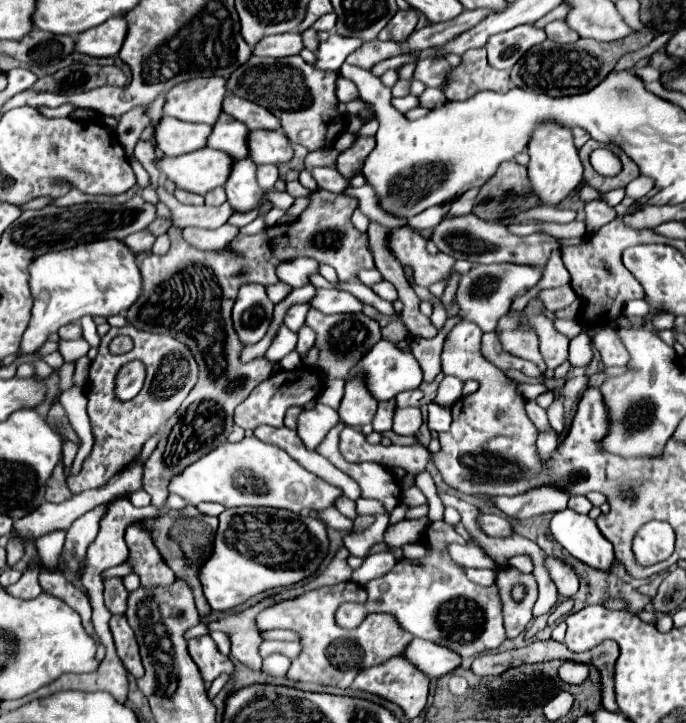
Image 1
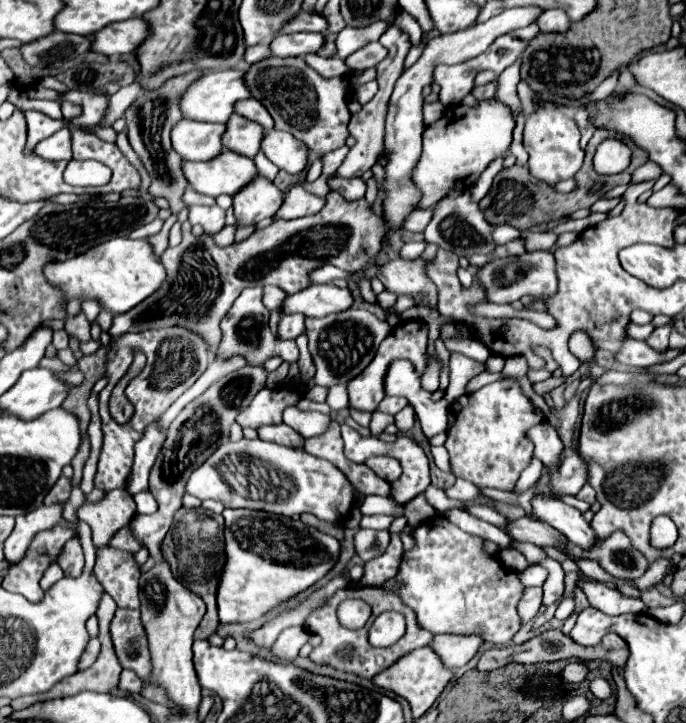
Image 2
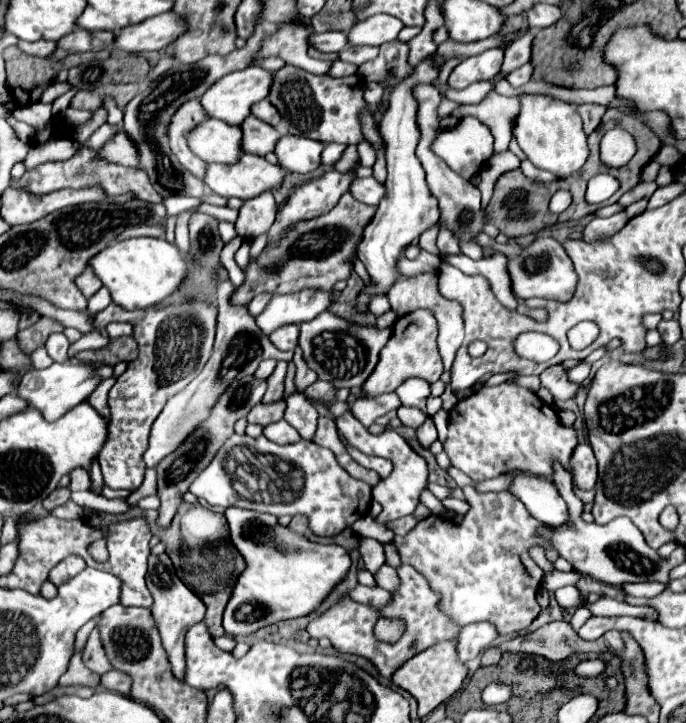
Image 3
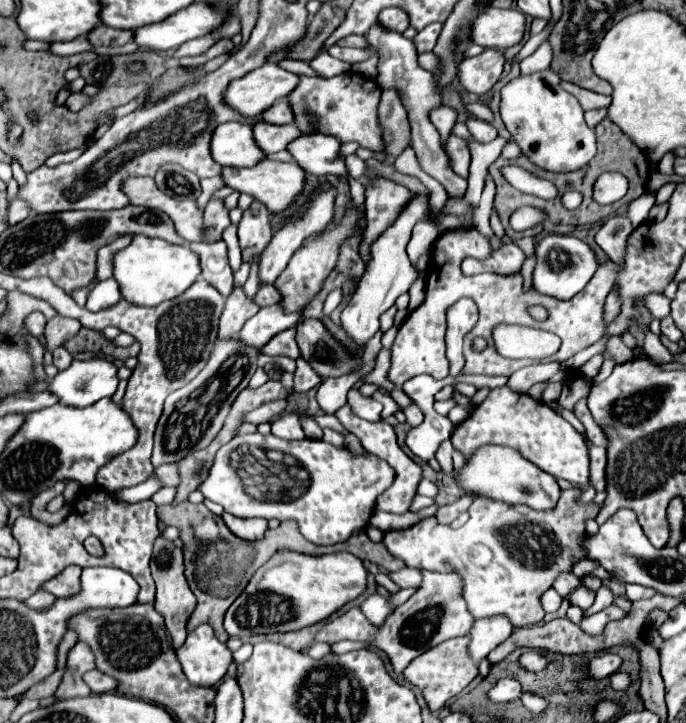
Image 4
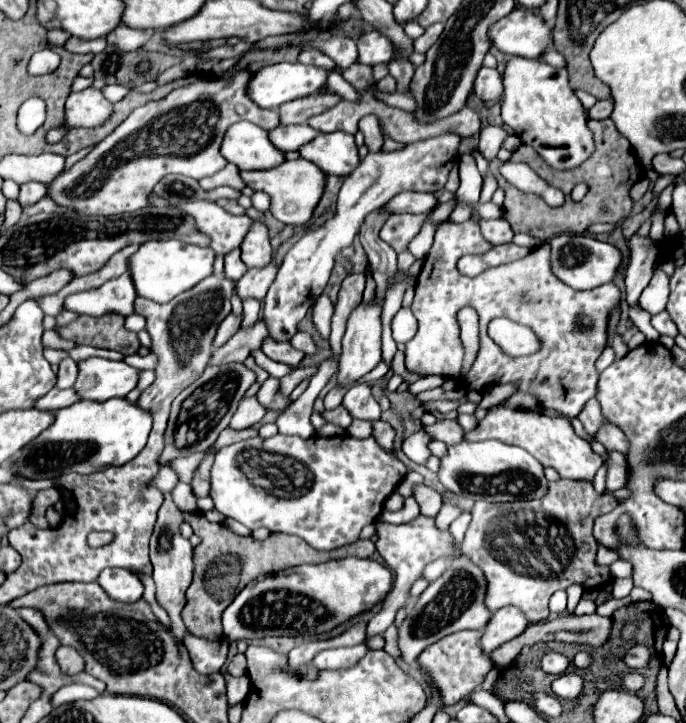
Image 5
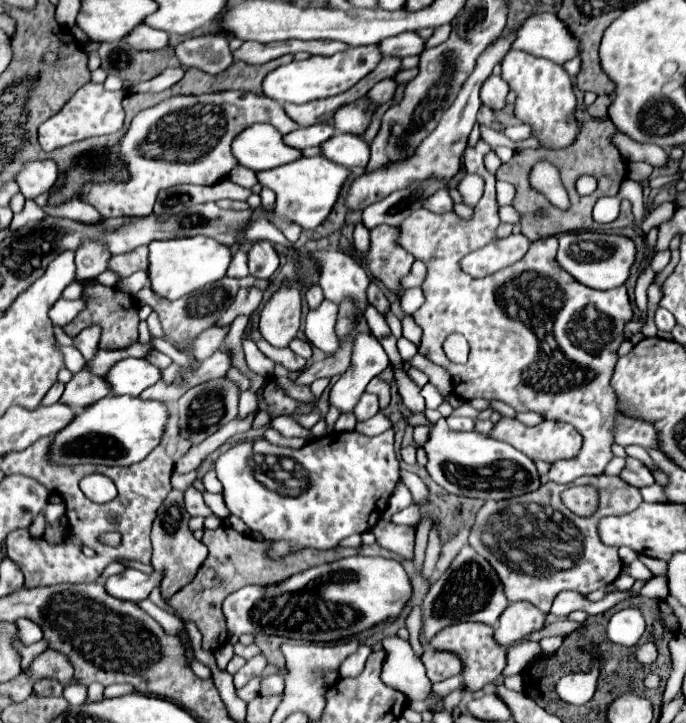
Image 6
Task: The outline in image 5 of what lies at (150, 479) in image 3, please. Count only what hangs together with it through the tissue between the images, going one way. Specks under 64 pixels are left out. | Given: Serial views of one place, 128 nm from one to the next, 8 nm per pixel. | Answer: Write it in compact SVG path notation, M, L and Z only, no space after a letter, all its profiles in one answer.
M198 452L198 454L192 454L192 456L184 456L184 458L176 458L168 466L178 474L180 482L188 484L192 480L192 472L196 470L196 464L200 464L200 456L204 456L204 452Z

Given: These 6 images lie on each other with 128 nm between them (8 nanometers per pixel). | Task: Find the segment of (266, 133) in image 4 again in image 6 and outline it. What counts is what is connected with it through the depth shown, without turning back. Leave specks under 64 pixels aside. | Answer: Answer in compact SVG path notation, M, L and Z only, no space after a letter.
M314 124L314 126L306 126L306 128L298 128L294 132L284 134L284 144L304 150L308 146L320 146L324 140L328 140L334 134L334 128L330 124Z

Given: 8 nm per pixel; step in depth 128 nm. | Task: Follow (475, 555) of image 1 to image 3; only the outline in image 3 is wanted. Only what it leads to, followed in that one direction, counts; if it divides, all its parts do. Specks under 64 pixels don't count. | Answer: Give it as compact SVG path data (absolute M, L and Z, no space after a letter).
M558 570L546 572L544 580L542 580L542 588L548 590L548 592L554 592L560 586L574 584L578 578L580 578L580 574L576 574L576 572L558 572Z

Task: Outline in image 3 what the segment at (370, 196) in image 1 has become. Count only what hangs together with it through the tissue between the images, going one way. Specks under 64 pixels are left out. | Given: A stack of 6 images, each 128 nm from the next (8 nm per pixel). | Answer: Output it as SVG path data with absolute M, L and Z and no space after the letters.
M424 230L422 232L422 248L426 250L426 252L430 252L430 254L440 254L438 252L438 248L436 248L436 234L438 234L438 230Z

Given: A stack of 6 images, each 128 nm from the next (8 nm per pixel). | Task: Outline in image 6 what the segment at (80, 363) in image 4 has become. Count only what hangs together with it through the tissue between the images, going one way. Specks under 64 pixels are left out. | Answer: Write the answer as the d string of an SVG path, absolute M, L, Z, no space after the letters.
M126 358L108 370L104 380L114 396L138 396L142 390L160 380L160 370L144 358Z

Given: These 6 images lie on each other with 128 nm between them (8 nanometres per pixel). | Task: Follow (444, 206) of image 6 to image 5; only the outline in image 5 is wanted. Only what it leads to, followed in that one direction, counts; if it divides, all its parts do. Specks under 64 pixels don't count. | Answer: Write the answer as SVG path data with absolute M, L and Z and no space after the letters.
M400 192L394 196L384 210L390 214L426 214L436 206L434 194L428 192Z

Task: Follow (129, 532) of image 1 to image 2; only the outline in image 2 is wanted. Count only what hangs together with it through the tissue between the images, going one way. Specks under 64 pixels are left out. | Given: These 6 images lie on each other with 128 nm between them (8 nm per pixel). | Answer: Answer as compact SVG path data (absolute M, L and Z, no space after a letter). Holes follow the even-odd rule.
M328 192L324 208L316 214L296 220L276 220L268 228L254 230L246 240L234 242L226 248L216 246L208 236L192 236L190 226L184 222L182 242L160 254L166 280L142 304L114 316L110 336L180 326L202 336L210 352L214 352L222 340L220 320L246 286L274 284L286 294L296 294L308 286L308 270L326 260L344 272L358 274L368 262L378 258L382 234L382 220L372 214L362 198L348 202L338 192ZM244 366L228 376L224 376L218 384L210 386L202 396L192 400L170 424L166 432L164 446L150 470L150 492L158 502L158 510L154 514L136 514L130 520L130 530L136 540L142 542L144 548L148 548L150 558L156 560L156 564L164 562L164 556L160 552L160 544L172 524L174 512L180 508L180 500L184 494L184 484L192 470L196 470L208 456L214 454L214 450L228 440L230 426L236 420L238 412L244 410L256 392L266 386L266 370L264 366Z

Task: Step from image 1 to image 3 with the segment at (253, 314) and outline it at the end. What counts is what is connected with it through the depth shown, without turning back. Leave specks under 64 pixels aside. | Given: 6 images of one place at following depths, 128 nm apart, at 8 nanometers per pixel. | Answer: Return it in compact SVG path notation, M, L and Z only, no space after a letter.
M218 268L216 275L218 278L218 294L216 294L218 314L216 342L214 342L212 356L208 364L204 366L204 370L200 372L200 376L196 376L182 392L172 396L168 404L164 406L164 410L154 420L152 432L150 432L150 444L144 452L146 468L154 468L164 456L172 452L172 448L176 448L176 444L180 444L180 440L184 440L184 436L188 436L188 432L192 432L192 428L196 428L196 424L204 422L204 416L208 416L208 408L212 408L212 404L216 402L216 396L220 396L220 392L224 392L224 388L228 388L228 384L232 384L234 378L254 374L258 364L266 358L290 362L294 356L294 352L282 352L270 342L270 338L258 328L256 318L248 312L248 304L242 304L242 306L220 304L221 300L228 300L232 292L232 282L228 280L228 274L224 268Z

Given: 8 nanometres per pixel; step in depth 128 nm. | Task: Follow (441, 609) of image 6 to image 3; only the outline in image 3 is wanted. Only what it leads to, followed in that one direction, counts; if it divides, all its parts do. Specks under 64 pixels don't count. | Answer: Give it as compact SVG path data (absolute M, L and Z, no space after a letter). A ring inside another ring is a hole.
M400 566L400 586L398 586L398 590L392 592L392 598L386 608L378 610L368 604L354 602L352 598L344 598L308 624L308 632L312 638L326 636L332 642L332 648L336 648L338 652L356 654L356 656L370 660L376 666L378 674L384 678L390 678L392 672L396 672L408 658L422 652L424 648L434 646L436 642L454 638L458 630L460 628L450 624L450 620L446 616L440 616L440 612L436 608L436 594L430 592L426 580L412 566ZM378 616L400 616L406 620L408 630L396 644L382 644L374 638L372 628L374 628L374 622L378 620Z

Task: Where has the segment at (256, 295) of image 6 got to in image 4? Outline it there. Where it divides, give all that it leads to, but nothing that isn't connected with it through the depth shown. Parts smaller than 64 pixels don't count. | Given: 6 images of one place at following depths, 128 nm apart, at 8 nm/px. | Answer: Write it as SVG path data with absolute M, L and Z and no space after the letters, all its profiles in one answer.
M328 186L328 188L320 188L312 194L308 206L306 206L306 212L304 214L298 214L290 220L284 222L284 226L280 230L276 230L272 234L272 240L268 242L268 246L264 248L262 256L260 256L260 282L262 284L270 284L274 282L282 272L284 268L288 266L288 260L292 258L292 254L300 248L302 240L314 232L320 232L334 216L334 200L336 200L336 188L334 186Z

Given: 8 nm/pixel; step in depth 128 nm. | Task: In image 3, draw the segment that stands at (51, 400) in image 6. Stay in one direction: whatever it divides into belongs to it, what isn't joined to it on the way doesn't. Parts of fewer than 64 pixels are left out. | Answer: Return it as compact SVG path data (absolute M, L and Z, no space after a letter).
M50 334L48 342L46 342L46 350L52 356L54 362L66 362L66 352L68 352L68 338L64 334Z

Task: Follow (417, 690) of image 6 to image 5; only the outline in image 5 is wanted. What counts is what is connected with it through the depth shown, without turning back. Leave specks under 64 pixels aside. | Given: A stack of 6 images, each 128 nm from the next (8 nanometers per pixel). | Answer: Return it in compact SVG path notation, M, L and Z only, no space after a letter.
M390 624L390 626L388 626L388 630L384 632L384 638L386 638L386 646L384 646L384 650L386 650L388 654L392 654L394 658L400 658L400 654L398 654L398 635L396 624Z

